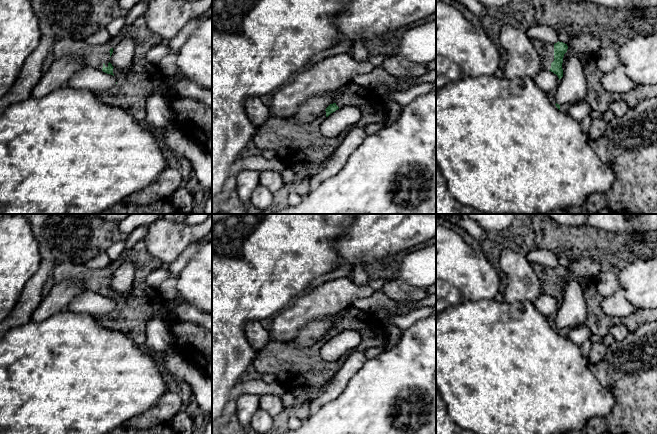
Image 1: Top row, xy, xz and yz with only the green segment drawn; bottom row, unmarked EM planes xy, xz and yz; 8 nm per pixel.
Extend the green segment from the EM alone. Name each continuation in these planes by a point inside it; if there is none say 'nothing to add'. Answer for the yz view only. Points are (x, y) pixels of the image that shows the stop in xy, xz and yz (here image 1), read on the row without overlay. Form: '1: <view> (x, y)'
1: yz (545, 274)

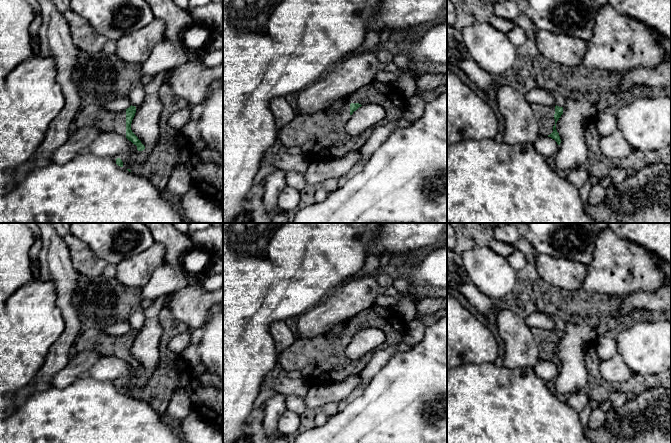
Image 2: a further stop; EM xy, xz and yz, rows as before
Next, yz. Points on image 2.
1: yz (545, 338)

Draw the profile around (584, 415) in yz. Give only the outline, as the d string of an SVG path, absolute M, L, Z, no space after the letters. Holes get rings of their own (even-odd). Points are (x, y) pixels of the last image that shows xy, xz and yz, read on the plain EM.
M587 405L581 412L579 412L581 424L585 429L588 428L588 421L591 415L591 411L592 408L589 405Z

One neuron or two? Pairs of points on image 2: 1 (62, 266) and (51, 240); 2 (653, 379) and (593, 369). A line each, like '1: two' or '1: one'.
1: one
2: one

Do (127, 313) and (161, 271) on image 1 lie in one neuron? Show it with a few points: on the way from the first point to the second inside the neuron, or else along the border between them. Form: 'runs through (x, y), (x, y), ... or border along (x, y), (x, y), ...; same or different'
border along (159, 266), (146, 279), (150, 288); different

